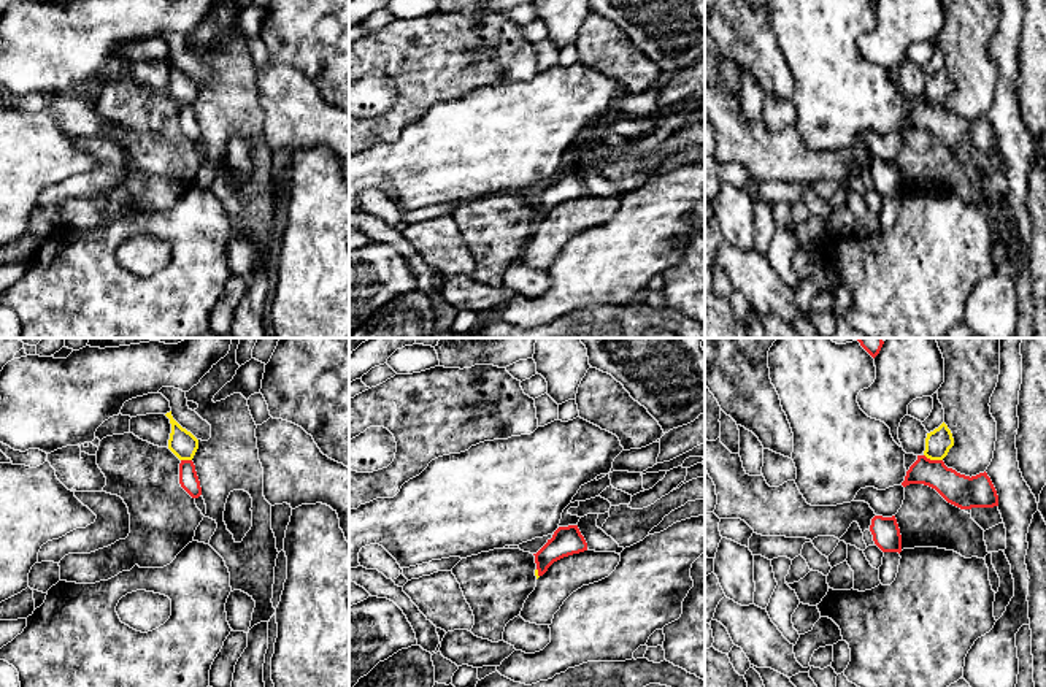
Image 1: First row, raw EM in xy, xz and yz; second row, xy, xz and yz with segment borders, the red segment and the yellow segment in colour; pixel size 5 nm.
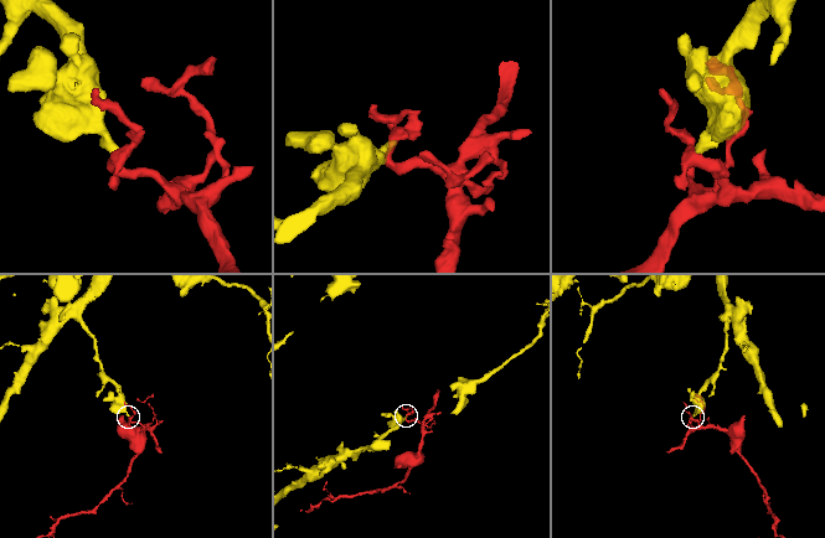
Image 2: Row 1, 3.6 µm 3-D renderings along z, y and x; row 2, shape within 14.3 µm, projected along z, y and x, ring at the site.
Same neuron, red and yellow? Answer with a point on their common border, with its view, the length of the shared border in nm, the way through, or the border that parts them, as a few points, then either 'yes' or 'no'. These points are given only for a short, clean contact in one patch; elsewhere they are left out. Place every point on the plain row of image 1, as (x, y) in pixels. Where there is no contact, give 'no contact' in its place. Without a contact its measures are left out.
yz (934, 105) | 100 nm | along yz (924, 99), (934, 105), (942, 105) | no

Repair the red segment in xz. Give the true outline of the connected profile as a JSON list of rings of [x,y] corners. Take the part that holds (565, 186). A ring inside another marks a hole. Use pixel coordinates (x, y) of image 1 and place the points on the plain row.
[[[578,170],[559,171],[552,182],[533,198],[538,221],[543,221],[554,206],[584,195],[587,195],[587,187]]]

